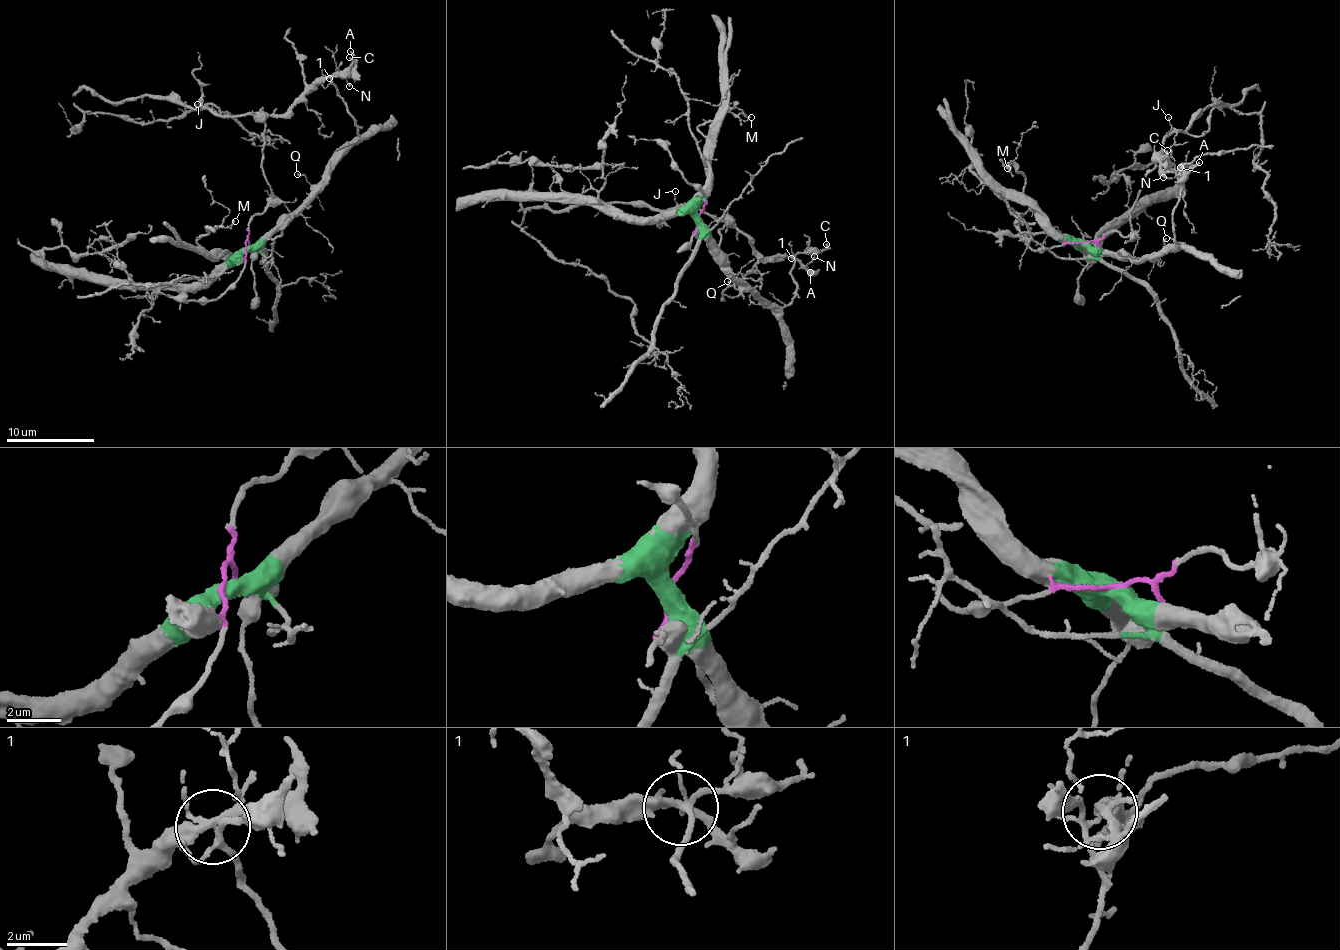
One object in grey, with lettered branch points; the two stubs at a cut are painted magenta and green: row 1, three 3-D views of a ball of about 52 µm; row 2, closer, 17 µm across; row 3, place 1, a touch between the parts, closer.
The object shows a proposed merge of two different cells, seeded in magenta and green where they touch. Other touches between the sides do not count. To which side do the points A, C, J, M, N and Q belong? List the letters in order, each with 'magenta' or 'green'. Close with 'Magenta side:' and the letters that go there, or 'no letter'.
A: magenta
C: green
J: magenta
M: green
N: magenta
Q: green
Magenta side: A, J, N

